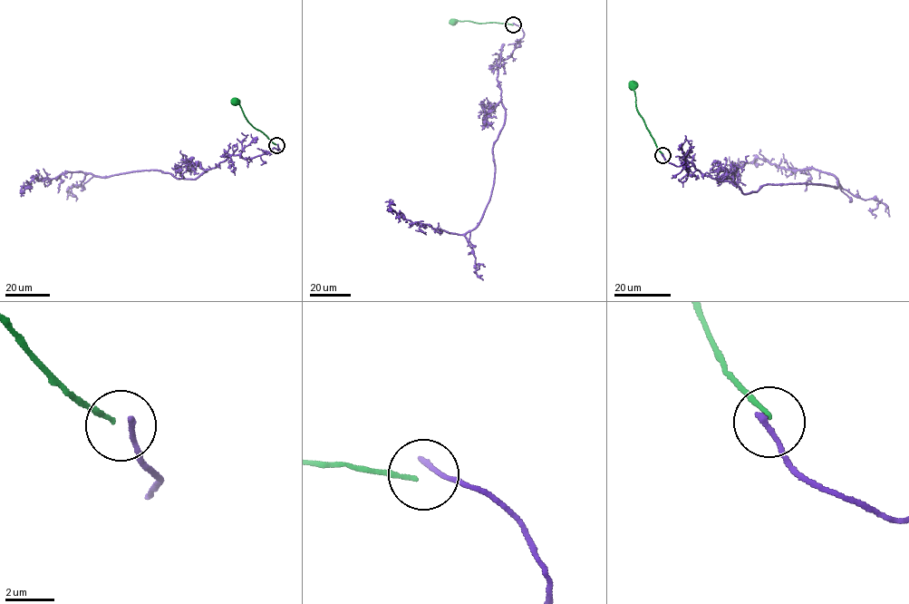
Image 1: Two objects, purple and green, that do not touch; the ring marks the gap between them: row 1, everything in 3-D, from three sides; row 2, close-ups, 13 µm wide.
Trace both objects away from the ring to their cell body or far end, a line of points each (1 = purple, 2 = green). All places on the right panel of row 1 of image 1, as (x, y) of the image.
1: (662, 155), (743, 193), (781, 183), (837, 186), (815, 169), (756, 158), (736, 168), (729, 156)
2: (662, 154), (638, 112), (632, 85)

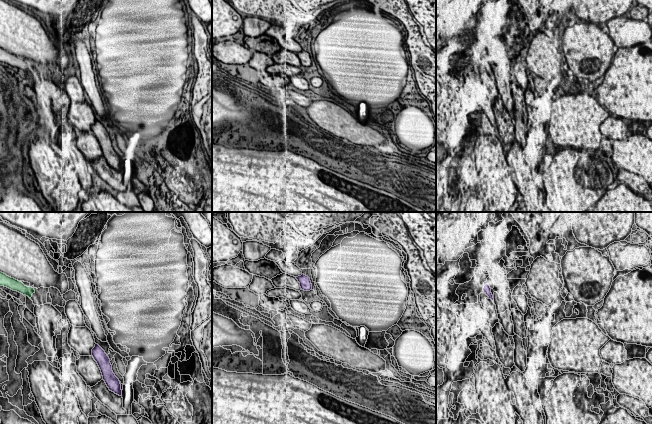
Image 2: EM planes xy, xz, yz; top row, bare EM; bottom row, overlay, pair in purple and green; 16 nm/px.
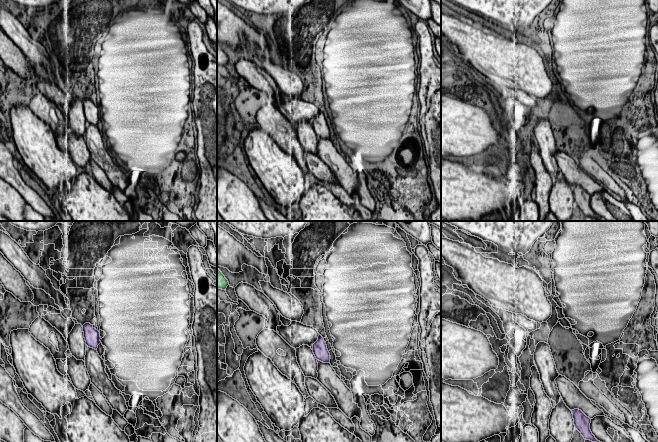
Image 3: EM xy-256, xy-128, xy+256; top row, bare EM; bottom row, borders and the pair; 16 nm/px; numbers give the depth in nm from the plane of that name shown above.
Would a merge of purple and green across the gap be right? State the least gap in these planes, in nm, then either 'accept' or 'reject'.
1250 nm | reject

